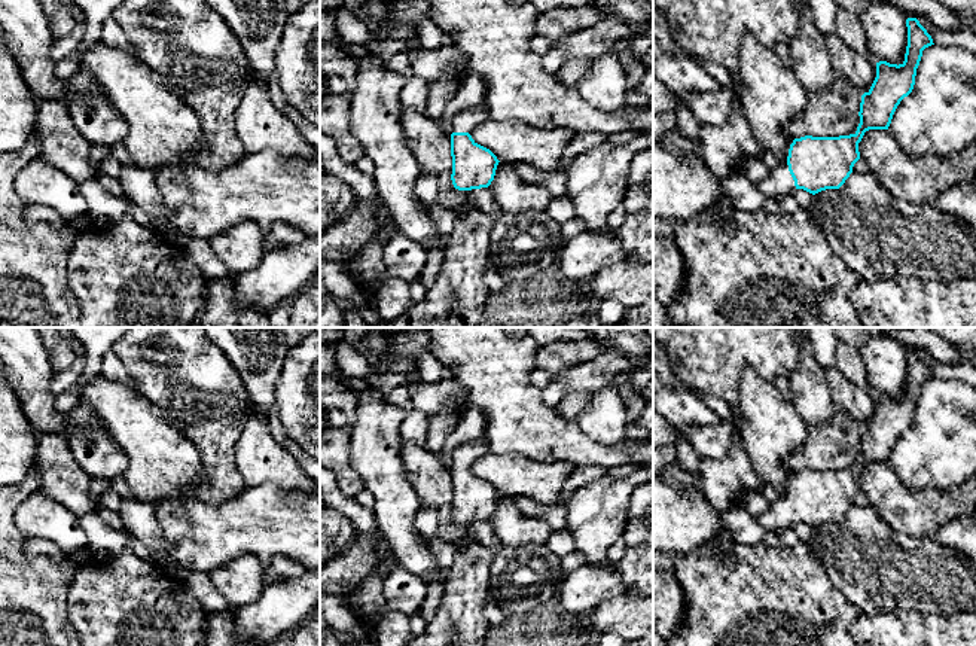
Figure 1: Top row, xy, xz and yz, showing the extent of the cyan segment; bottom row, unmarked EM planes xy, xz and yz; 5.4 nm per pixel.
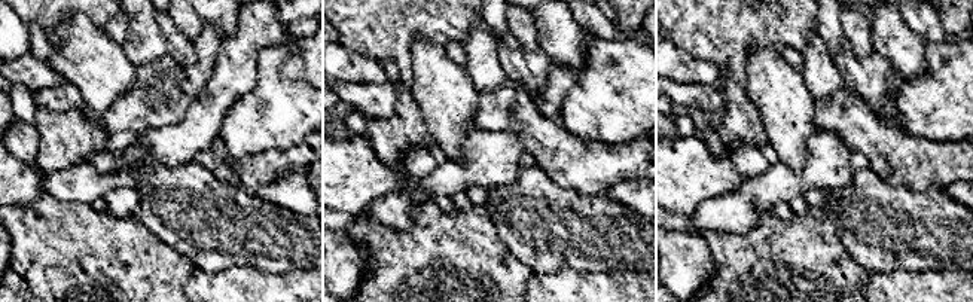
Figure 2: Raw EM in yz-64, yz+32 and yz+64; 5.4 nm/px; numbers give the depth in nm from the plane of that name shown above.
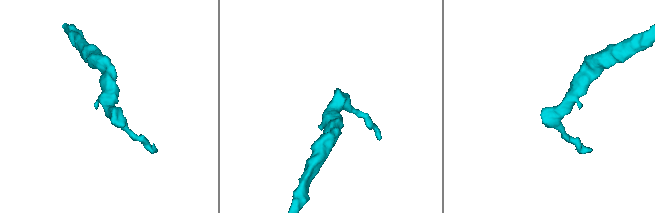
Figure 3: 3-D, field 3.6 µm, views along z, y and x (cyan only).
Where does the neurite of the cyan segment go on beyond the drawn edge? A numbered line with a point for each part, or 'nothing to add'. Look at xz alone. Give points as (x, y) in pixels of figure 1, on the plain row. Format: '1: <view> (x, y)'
1: xz (464, 454)

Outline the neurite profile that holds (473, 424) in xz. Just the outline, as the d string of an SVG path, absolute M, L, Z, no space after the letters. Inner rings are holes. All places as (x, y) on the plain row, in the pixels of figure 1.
M467 406L463 420L455 430L446 438L443 448L437 454L442 464L451 470L452 451L463 442L487 436L488 421L482 411Z

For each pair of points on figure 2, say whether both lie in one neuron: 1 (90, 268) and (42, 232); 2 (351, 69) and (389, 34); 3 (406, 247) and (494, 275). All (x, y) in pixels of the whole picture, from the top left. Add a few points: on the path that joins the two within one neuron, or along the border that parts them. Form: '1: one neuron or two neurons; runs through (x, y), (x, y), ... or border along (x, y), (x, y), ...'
1: one neuron; runs through (78, 256), (66, 256), (54, 244)
2: two neurons; border along (339, 40), (345, 46), (378, 61)
3: one neuron; runs through (429, 262), (456, 264), (467, 275), (472, 275)

